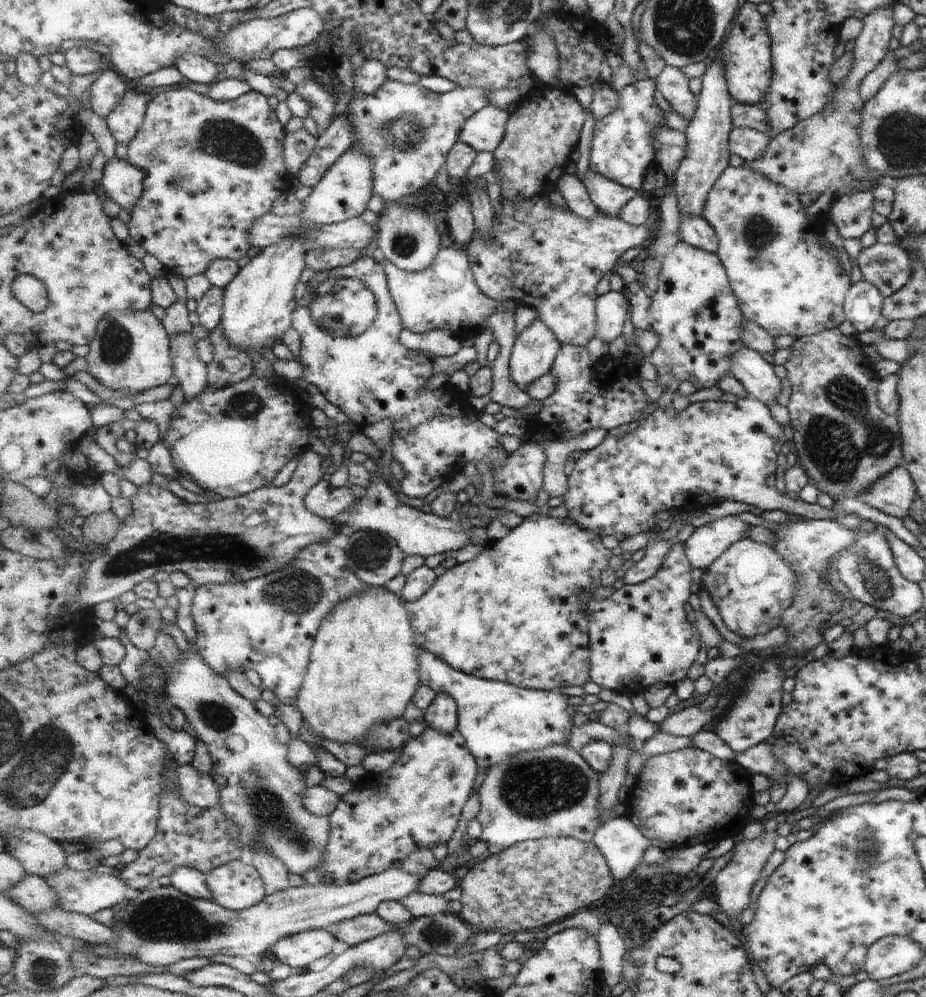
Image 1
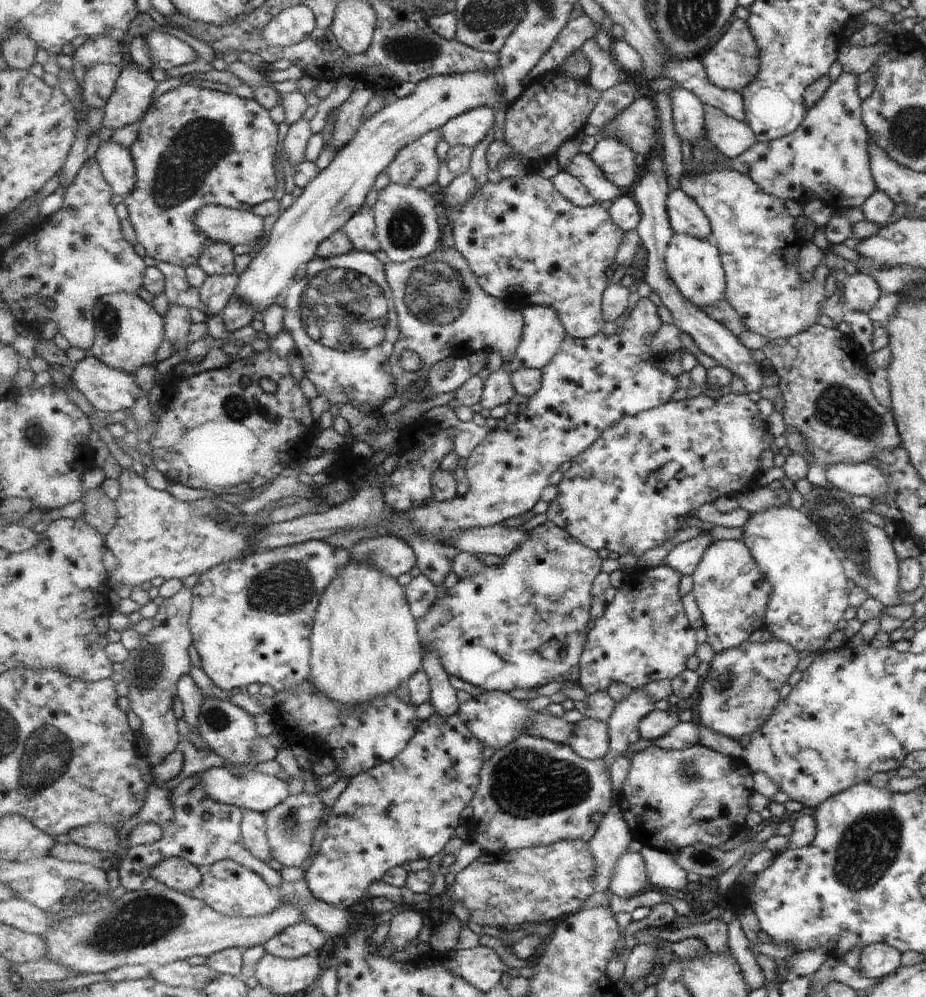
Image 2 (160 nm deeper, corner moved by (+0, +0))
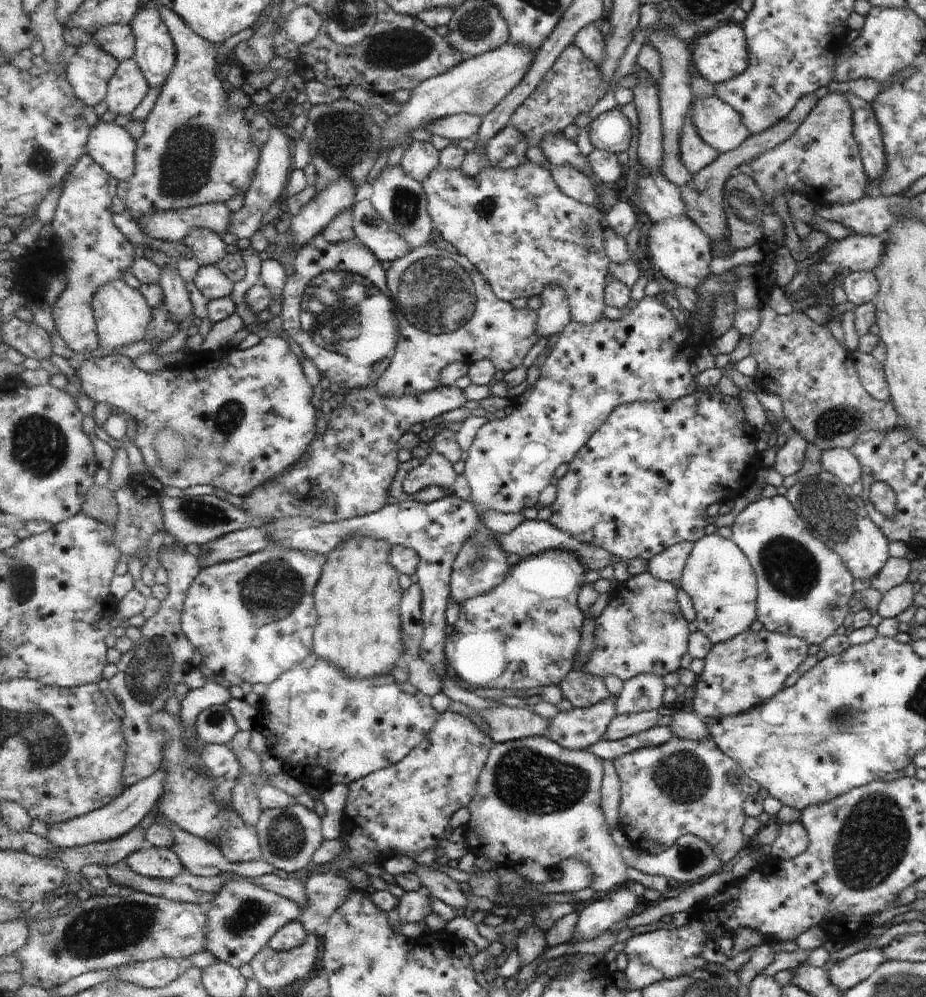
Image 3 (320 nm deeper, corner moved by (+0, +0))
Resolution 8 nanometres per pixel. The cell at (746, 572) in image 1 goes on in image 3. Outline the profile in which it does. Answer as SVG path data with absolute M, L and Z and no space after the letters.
M714 532L694 543L680 586L693 601L698 630L715 645L735 638L758 620L758 578L750 558L732 538Z

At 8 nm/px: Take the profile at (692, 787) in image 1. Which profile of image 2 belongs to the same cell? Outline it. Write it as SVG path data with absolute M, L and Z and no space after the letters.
M701 743L688 746L686 749L673 750L651 744L650 747L629 756L629 759L630 769L617 800L632 835L643 846L649 845L668 853L674 853L695 843L716 847L725 844L737 833L747 830L745 822L747 814L752 811L750 798L755 792L755 780L752 770L743 760L721 754Z

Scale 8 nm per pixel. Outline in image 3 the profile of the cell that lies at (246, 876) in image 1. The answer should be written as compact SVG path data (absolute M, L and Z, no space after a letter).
M226 873L228 883L207 907L208 940L206 950L217 960L235 968L247 966L268 942L290 922L302 915L302 908L293 900L260 887L239 875Z

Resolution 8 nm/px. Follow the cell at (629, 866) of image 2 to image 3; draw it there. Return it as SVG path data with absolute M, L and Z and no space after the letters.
M545 736L541 737L525 737L522 739L515 739L512 741L507 741L504 743L496 743L492 746L490 752L490 758L487 761L486 768L483 769L481 776L479 777L478 793L475 795L473 801L470 802L466 807L470 812L470 821L464 828L465 842L467 843L467 848L472 850L474 854L480 859L487 856L491 858L489 854L497 854L501 852L501 860L503 864L507 866L515 866L518 860L534 860L540 866L544 867L546 870L551 871L560 860L564 858L581 858L583 861L591 865L593 882L591 883L591 888L597 892L601 890L615 891L621 890L630 884L630 879L627 876L627 869L630 867L624 856L621 854L620 846L615 844L613 836L610 834L611 826L607 822L606 814L602 809L602 784L604 779L604 764L603 759L595 756L587 750L571 750L567 747L561 746L554 740L548 739Z

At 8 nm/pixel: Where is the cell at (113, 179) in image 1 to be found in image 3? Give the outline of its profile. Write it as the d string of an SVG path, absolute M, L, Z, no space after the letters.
M99 121L86 144L88 153L119 182L128 182L135 174L137 147L138 141L114 121Z

